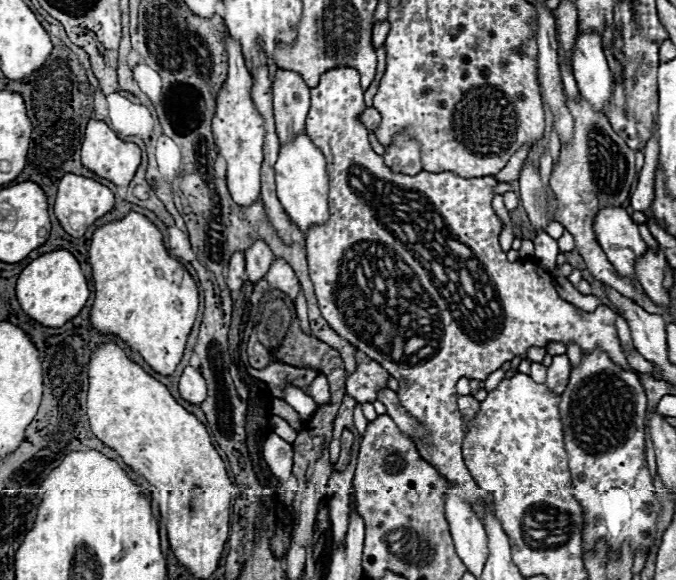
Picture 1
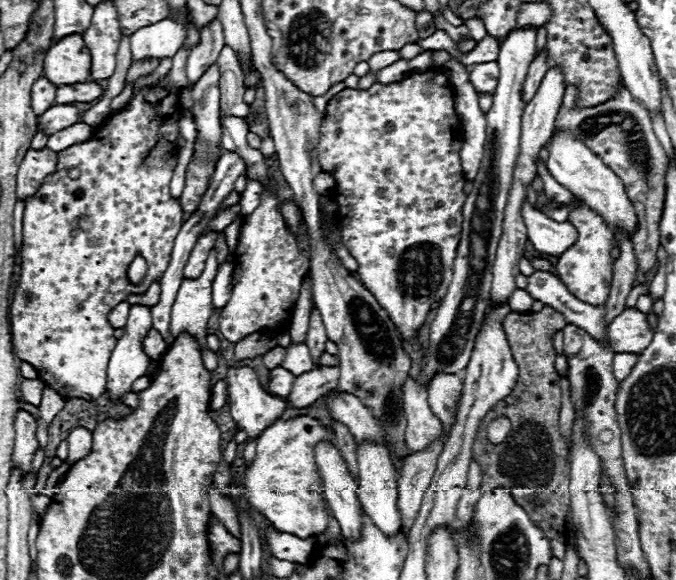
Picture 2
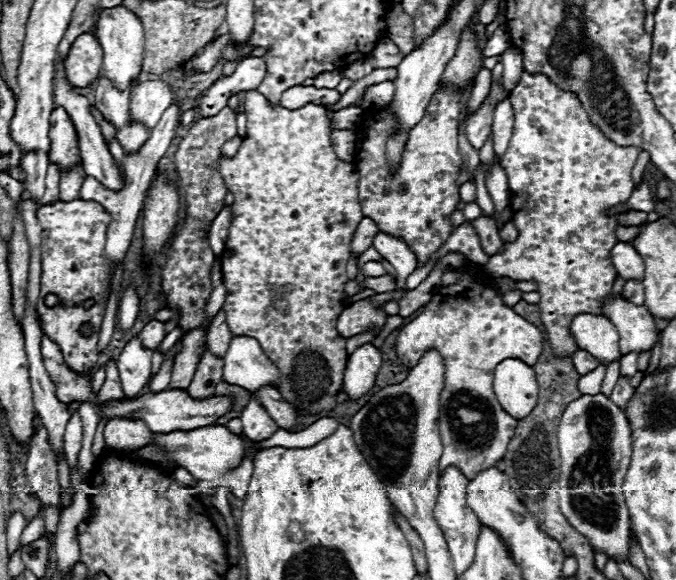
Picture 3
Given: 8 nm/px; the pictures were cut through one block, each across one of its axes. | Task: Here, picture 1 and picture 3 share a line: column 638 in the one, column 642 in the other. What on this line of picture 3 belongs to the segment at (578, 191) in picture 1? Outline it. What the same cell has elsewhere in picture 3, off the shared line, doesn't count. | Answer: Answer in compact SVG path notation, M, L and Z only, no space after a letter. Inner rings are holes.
M626 282L622 296L628 302L636 304L636 306L642 306L644 304L644 290L642 290L642 284L640 282Z

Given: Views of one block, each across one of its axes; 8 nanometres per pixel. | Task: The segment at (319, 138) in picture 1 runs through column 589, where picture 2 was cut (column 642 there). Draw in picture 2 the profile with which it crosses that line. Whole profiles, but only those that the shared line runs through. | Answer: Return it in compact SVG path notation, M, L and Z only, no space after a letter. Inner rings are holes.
M626 308L620 316L616 316L608 330L614 352L642 352L652 340L646 314L634 308Z

